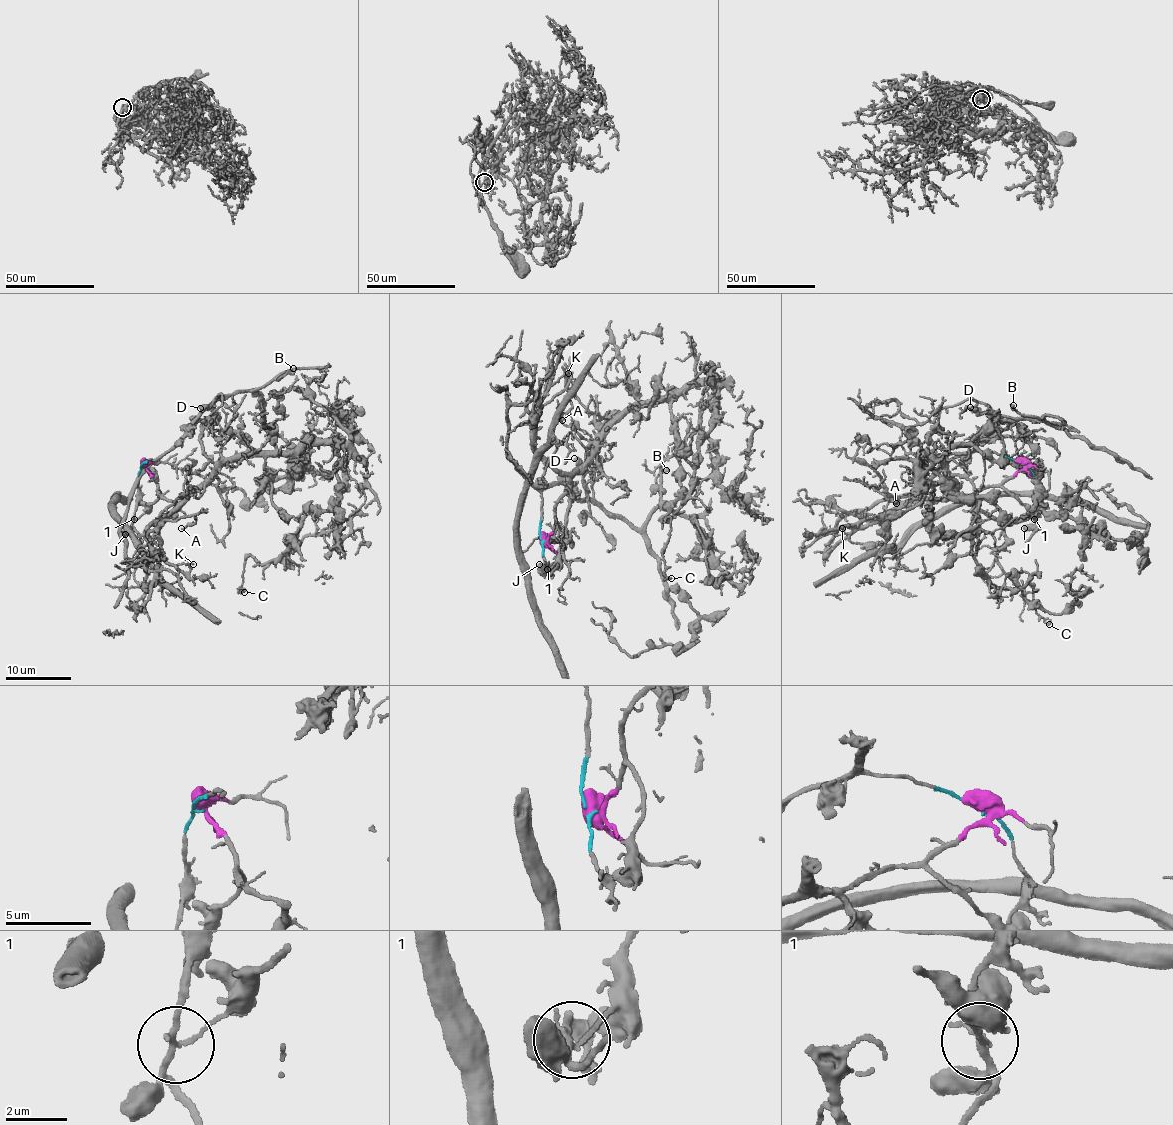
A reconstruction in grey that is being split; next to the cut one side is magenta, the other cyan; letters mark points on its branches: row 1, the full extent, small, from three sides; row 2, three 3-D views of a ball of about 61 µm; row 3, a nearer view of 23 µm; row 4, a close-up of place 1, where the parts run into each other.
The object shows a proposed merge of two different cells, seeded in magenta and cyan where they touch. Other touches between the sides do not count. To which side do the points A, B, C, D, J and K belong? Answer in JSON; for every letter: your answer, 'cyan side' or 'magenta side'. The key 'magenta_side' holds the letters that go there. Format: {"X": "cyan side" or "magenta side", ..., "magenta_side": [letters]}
{"A": "magenta side", "B": "cyan side", "C": "magenta side", "D": "cyan side", "J": "cyan side", "K": "magenta side", "magenta_side": ["A", "C", "K"]}

